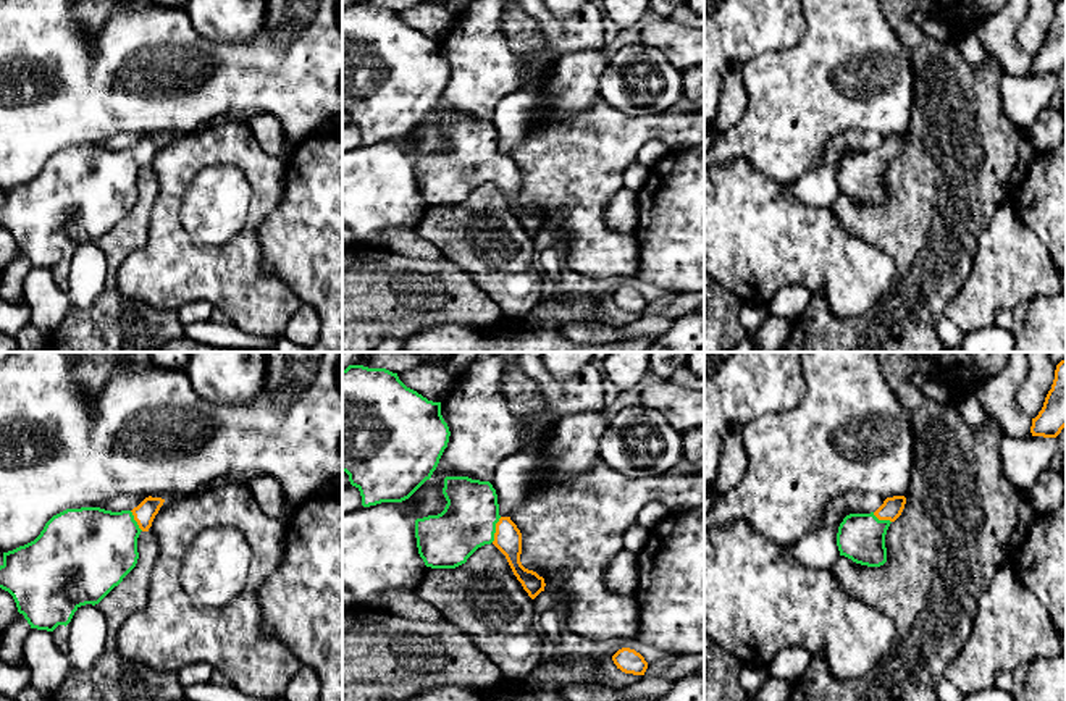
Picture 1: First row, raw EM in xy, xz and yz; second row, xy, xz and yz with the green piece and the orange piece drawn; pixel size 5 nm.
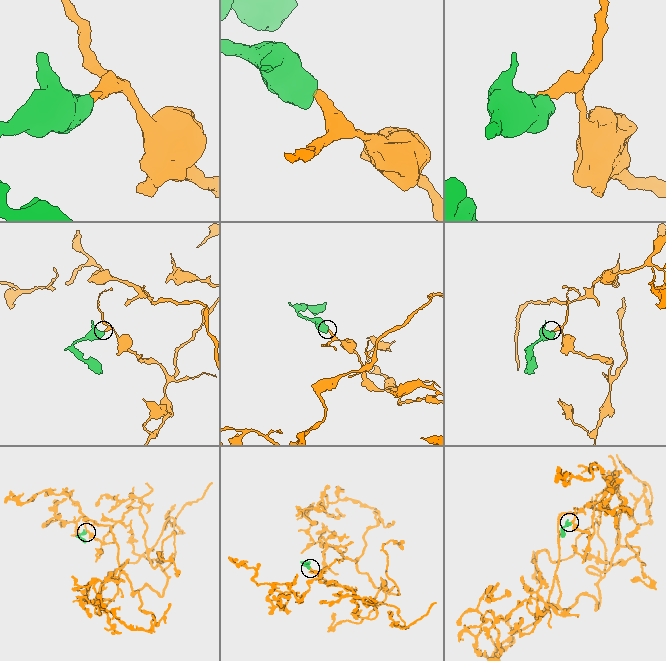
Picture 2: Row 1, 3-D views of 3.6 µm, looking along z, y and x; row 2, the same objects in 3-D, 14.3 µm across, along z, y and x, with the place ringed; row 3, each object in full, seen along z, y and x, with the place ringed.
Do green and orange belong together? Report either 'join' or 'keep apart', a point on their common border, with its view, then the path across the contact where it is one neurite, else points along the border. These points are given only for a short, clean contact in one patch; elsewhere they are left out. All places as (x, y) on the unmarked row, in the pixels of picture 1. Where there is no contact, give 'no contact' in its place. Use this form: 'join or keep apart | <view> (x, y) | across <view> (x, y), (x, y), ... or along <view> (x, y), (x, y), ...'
join | xz (495, 168) | across xz (469, 159), (495, 168), (507, 176)

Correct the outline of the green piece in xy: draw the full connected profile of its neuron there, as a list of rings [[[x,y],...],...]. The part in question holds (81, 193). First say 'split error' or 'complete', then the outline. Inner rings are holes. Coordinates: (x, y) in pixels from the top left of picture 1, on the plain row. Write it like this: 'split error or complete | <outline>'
split error | [[[149,134],[132,149],[81,145],[53,153],[34,179],[3,191],[0,226],[13,234],[31,267],[66,265],[81,244],[99,242],[136,205],[137,176],[149,170],[163,141]]]

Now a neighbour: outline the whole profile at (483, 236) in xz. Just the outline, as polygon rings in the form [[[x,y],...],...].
[[[493,181],[478,186],[455,207],[426,205],[413,229],[444,258],[457,263],[501,307],[506,318],[525,318],[543,299],[543,270],[533,260],[533,237]]]

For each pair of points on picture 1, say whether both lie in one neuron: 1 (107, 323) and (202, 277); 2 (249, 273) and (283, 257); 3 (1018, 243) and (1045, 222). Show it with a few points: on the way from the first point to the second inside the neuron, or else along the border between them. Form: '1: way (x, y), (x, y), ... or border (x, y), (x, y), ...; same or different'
1: border (115, 280), (125, 296), (152, 307), (176, 310); different
2: border (257, 230), (262, 268), (291, 291); different
3: border (1010, 207), (1049, 252); different

